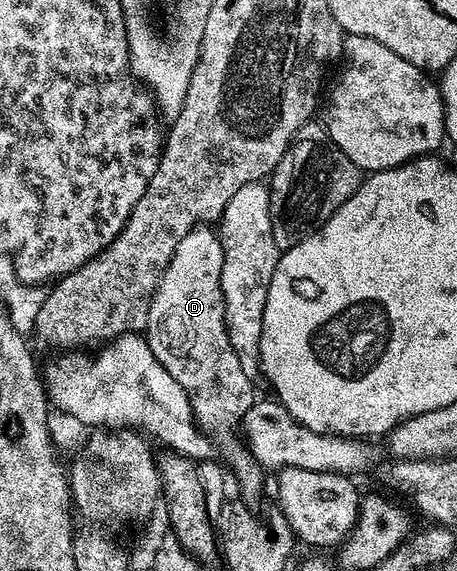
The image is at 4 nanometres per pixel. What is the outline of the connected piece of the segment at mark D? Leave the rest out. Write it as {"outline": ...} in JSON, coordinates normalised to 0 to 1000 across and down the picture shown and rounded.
{"outline":[[[431,398],[389,426],[341,504],[324,546],[319,595],[337,629],[398,671],[420,708],[420,723],[440,746],[516,744],[562,708],[554,662],[530,650],[503,601],[490,557],[486,454],[490,434],[479,406]]]}

